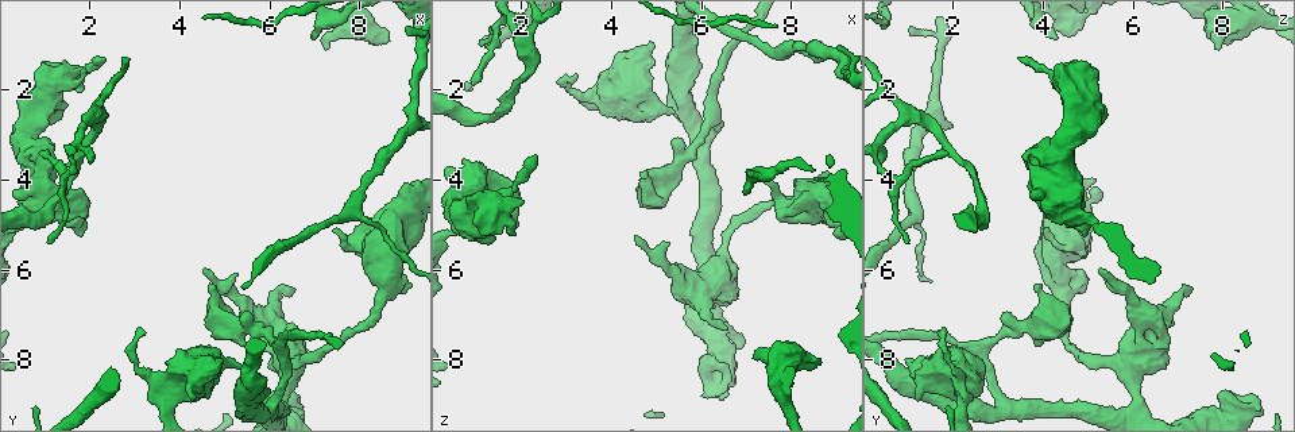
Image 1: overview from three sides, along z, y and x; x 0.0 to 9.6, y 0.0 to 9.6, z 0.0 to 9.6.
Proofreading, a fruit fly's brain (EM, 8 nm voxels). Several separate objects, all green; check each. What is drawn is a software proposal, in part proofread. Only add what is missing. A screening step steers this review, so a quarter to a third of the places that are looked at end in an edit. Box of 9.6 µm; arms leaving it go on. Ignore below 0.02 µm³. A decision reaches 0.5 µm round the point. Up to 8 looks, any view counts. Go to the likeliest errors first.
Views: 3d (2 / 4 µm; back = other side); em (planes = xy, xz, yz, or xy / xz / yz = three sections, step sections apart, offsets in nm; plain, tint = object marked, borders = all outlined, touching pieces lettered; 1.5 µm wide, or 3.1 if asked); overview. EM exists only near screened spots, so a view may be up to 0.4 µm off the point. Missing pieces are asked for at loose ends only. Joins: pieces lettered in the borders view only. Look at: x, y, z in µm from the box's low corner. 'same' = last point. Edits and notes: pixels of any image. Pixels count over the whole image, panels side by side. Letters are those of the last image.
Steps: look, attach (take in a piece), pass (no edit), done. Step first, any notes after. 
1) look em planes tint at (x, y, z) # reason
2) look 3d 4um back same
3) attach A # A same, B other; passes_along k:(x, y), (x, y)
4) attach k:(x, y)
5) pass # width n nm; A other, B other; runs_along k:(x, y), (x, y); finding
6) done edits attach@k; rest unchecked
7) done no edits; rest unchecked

look 3d 2um back at (4.30, 8.95, 1.20) # thick end

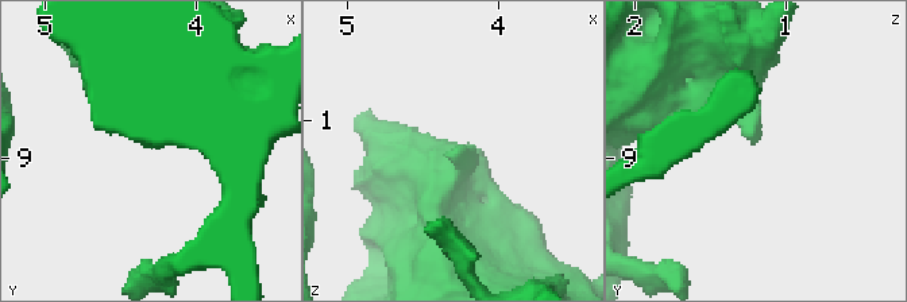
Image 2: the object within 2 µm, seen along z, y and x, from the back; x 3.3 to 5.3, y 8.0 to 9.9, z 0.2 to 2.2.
look em yz step 4 borders at (4.30, 8.92, 1.22)

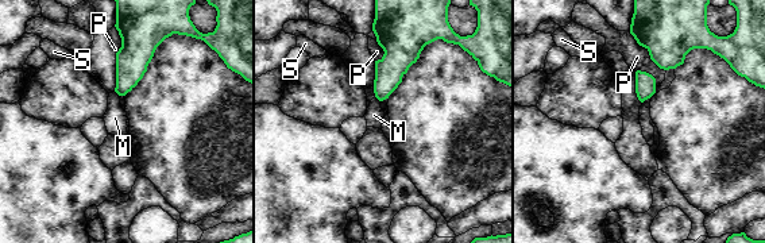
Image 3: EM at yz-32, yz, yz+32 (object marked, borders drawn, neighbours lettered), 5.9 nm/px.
pass # M other, P other, S other; border 3:(629, 31), (665, 70); none of them fits

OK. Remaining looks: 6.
look 3d 2um at (7.20, 1.15, 7.95) # branch stops here

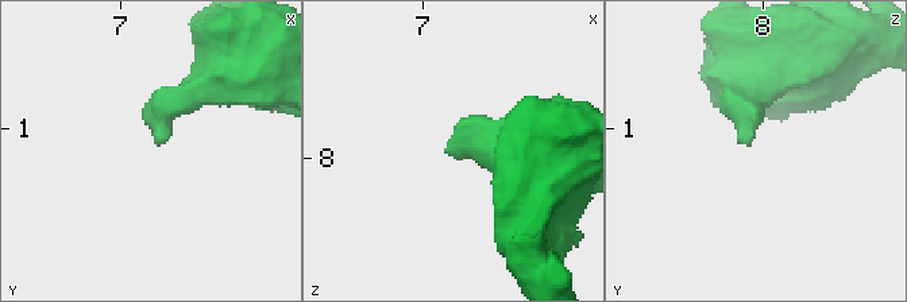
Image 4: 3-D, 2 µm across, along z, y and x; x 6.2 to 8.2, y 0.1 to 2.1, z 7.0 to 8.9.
look em planes borders at (7.22, 1.08, 7.92)

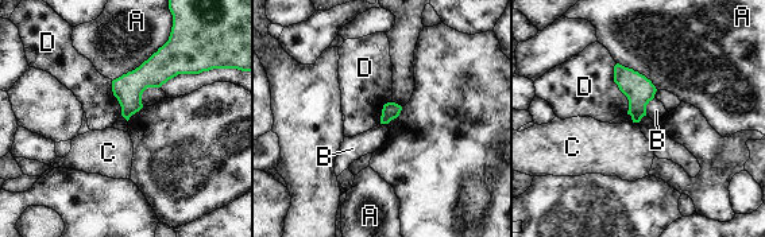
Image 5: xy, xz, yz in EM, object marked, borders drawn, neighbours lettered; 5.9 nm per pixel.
pass # A other, B other, C other, D other; border 5:(615, 63), (614, 82), (633, 120); none of them fits

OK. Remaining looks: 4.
look 3d 4um at (4.55, 6.00, 5.20) # free end

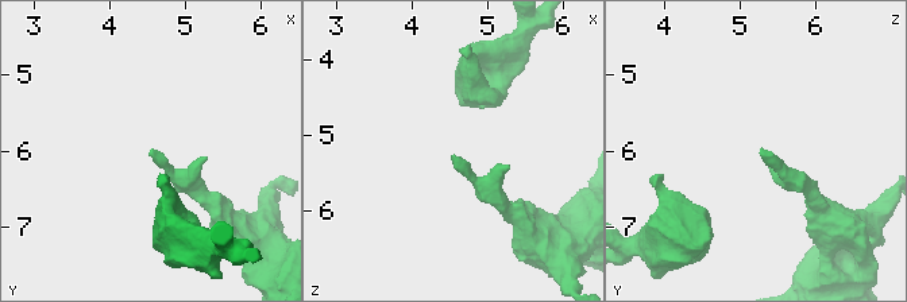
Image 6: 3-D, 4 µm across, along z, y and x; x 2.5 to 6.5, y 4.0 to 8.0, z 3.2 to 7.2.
look em planes tint at (4.55, 6.00, 5.30) # need the tissue

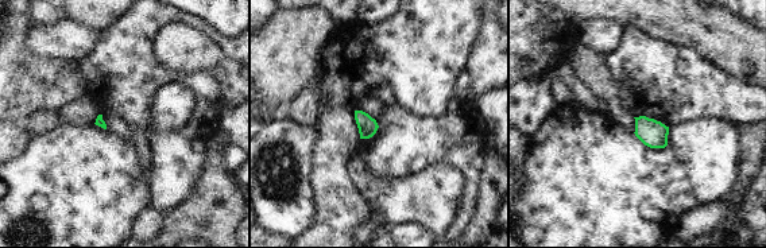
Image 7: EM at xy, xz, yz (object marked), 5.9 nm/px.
look em planes borders same

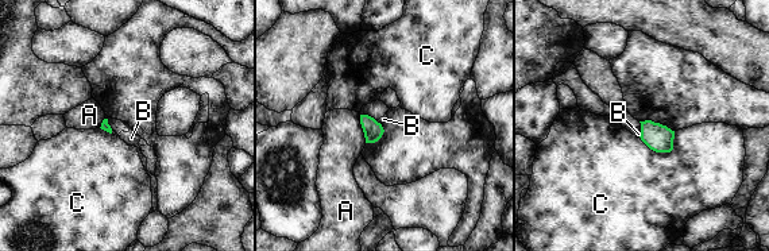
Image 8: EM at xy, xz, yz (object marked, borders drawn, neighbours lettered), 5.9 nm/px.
pass # A other, B other, C other; border 8:(359, 115), (366, 142); none of them fits

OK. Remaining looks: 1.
done no edits; rest unchecked

